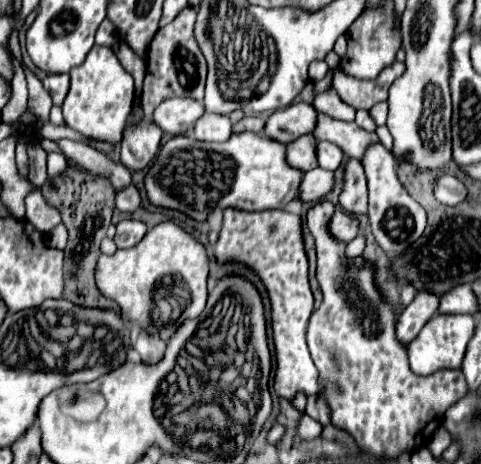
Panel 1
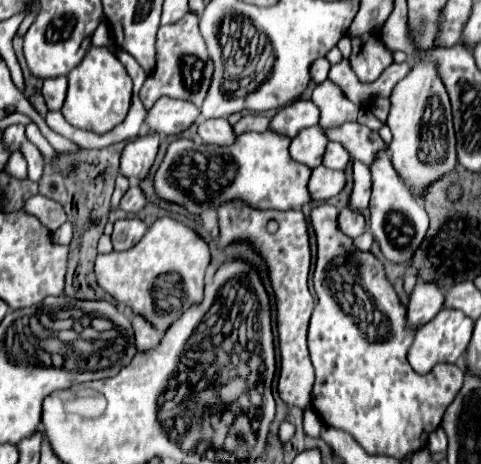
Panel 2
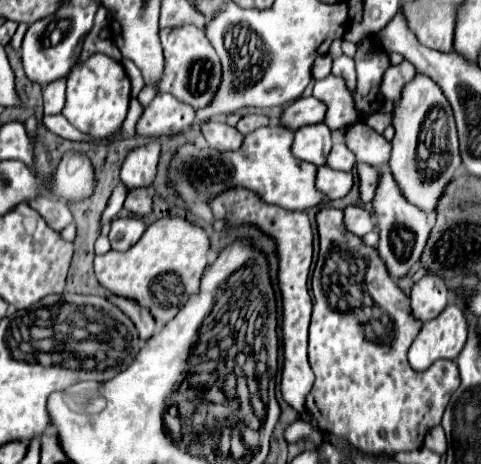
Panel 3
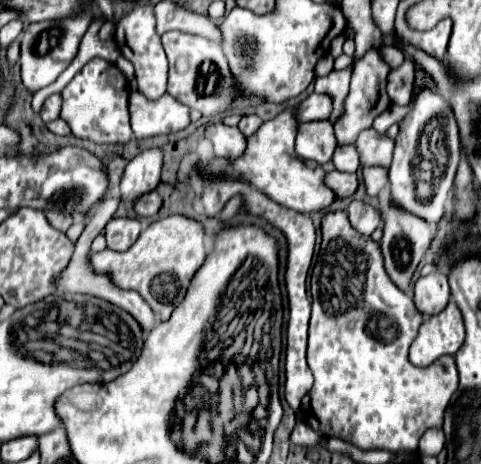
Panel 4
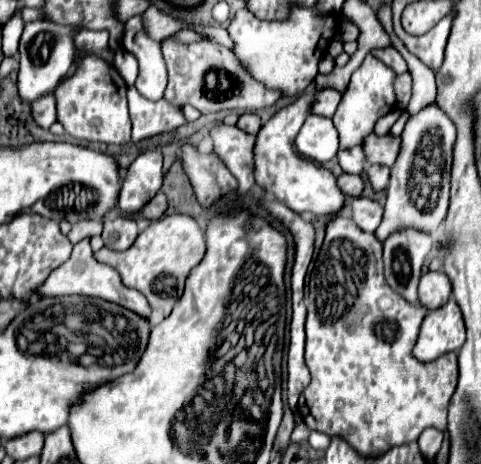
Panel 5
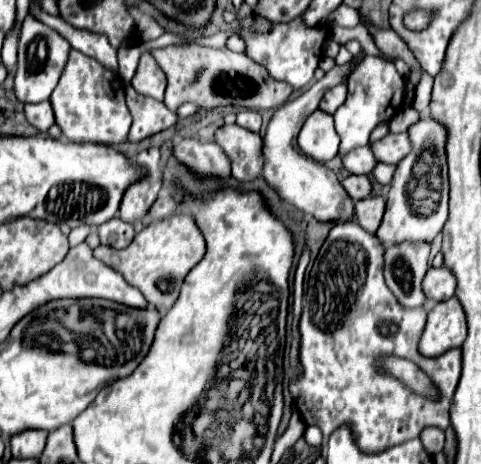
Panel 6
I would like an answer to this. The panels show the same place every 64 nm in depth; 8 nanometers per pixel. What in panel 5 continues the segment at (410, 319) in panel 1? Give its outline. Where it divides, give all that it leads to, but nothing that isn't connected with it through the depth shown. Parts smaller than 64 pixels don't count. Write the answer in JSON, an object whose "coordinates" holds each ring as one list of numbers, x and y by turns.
{"coordinates":[[426,272,418,284,418,302,428,310,440,308,448,302,452,284,444,272]]}

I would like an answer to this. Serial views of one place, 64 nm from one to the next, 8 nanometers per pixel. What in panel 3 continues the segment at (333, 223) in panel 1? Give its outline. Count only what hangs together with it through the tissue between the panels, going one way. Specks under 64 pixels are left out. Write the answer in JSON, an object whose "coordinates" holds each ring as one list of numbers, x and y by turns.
{"coordinates":[[360,206,344,208,344,224,346,224,346,230,356,236,364,236,366,232,370,232,374,228,372,216]]}

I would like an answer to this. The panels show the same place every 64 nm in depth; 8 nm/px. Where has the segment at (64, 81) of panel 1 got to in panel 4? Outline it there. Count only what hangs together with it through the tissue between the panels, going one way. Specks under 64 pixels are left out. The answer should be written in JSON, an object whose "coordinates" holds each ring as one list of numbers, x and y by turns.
{"coordinates":[[60,94,48,96,48,98,44,100,42,112,40,112,42,120,44,120,44,122,50,122,50,120,58,118,58,116,60,116,60,108,62,108,62,96,60,96]]}

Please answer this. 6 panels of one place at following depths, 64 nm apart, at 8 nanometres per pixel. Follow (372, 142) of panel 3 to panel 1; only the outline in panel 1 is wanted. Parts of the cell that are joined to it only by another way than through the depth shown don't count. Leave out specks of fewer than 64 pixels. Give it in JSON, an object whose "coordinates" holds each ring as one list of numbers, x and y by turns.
{"coordinates":[[318,112,314,136,316,140,328,140,336,144,350,158,360,158,364,154,364,148,368,148,368,144,378,142,376,134,362,130,356,122,332,120,322,112]]}

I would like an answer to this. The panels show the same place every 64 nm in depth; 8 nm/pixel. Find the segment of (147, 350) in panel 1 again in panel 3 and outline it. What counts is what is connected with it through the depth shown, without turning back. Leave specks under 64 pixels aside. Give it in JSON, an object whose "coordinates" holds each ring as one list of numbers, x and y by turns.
{"coordinates":[[110,296,110,302,120,306,120,310,124,310,126,316,134,322,140,340,148,340,156,334,156,322,152,320,152,314,146,308,140,308,134,300,124,300,120,296]]}

